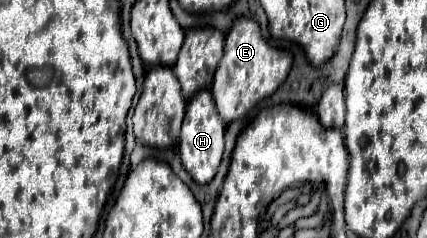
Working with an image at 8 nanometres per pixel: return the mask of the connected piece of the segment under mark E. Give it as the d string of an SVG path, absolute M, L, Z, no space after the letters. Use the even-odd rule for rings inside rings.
M239 17L227 33L225 55L219 61L213 89L211 89L221 121L225 125L233 123L235 119L243 117L251 107L255 107L261 99L269 97L285 81L291 69L291 63L293 63L293 57L289 51L269 47L269 43L261 37L259 23L247 17Z

